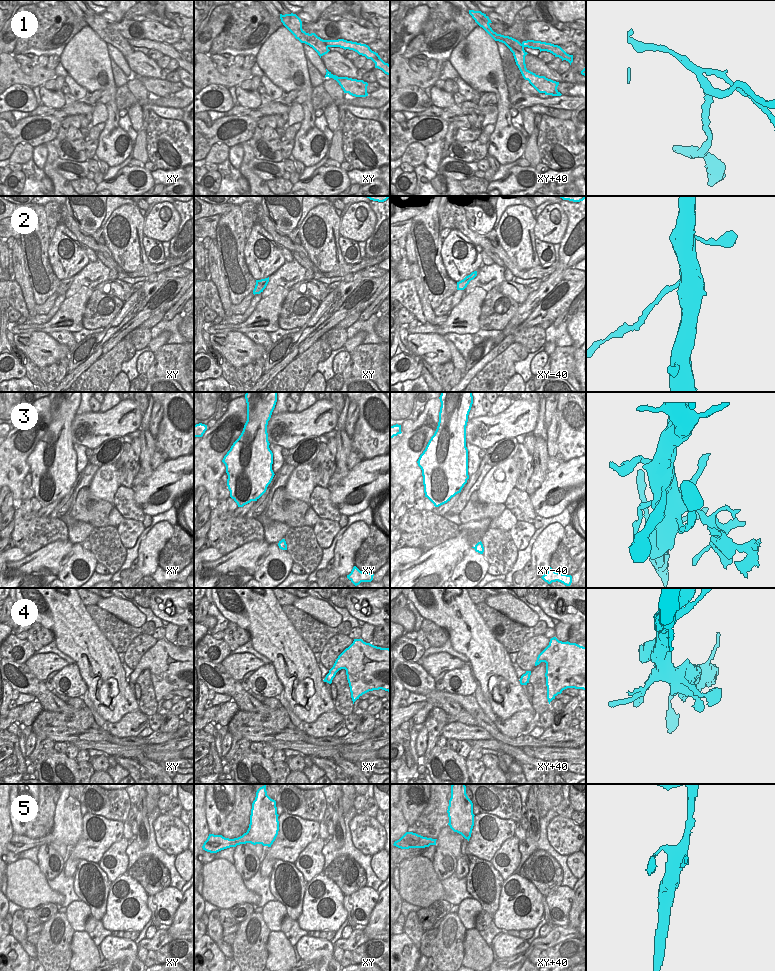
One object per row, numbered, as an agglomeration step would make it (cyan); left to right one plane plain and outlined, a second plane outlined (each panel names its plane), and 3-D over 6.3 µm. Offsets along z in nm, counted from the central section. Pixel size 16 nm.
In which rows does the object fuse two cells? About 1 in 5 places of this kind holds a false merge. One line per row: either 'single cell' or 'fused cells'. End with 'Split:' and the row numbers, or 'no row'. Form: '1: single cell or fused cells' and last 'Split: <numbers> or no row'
1: fused cells
2: fused cells
3: single cell
4: single cell
5: fused cells
Split: 1, 2, 5

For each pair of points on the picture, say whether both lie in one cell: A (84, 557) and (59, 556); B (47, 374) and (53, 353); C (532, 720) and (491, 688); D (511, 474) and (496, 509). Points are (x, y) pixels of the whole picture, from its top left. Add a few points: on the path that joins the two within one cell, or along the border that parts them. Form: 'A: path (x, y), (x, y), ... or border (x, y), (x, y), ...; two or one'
A: border (73, 544), (71, 556), (61, 567), (57, 576); two
B: border (57, 362), (40, 368); two
C: border (538, 715), (520, 710), (507, 718), (497, 717); two
D: border (477, 493), (477, 498), (481, 502), (504, 504); two

